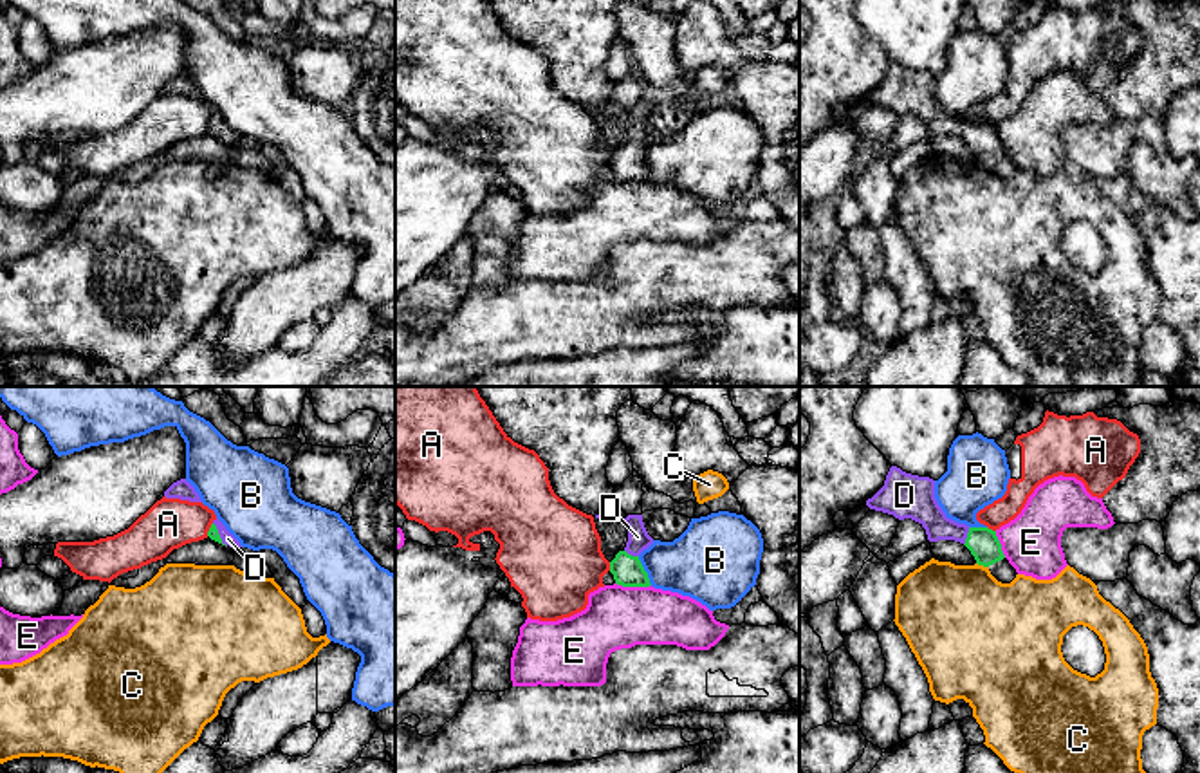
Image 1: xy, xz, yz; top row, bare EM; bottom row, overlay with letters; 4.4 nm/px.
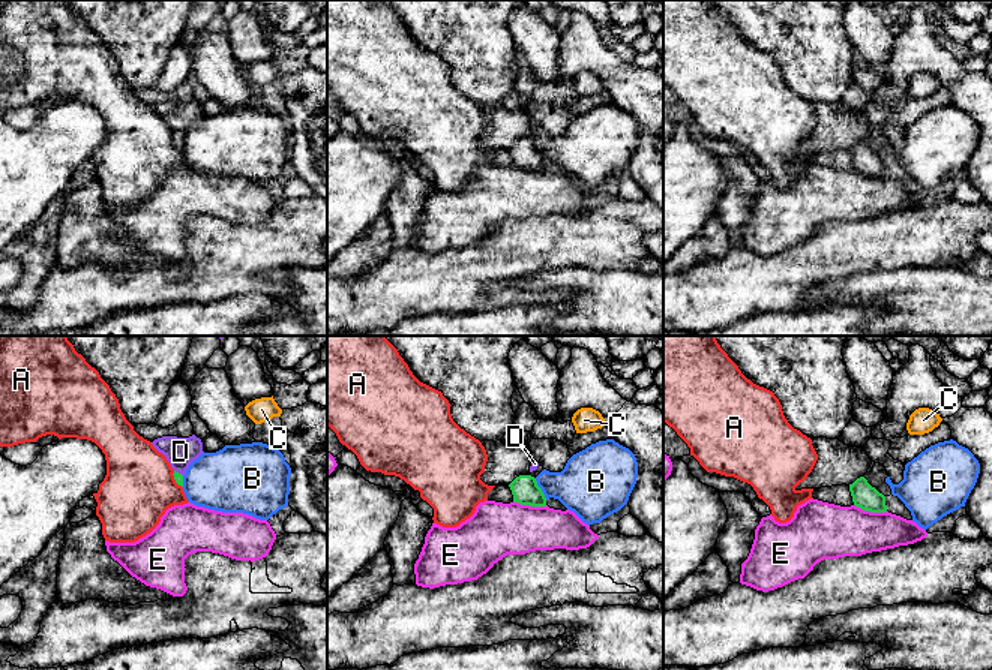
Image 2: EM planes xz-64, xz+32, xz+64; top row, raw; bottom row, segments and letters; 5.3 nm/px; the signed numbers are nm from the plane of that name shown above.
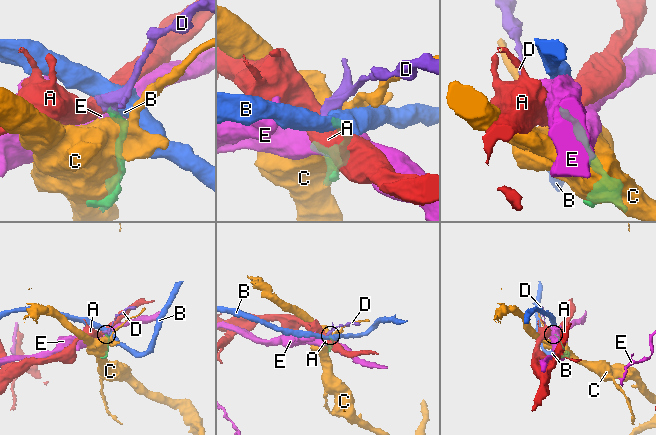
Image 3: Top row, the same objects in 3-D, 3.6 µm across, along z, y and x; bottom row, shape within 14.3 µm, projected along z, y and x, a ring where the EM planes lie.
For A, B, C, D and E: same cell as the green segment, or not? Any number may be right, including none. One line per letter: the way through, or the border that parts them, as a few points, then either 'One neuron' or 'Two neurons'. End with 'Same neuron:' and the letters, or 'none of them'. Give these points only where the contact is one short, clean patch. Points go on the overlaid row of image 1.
A: Boundary: xz (609, 562), (610, 569). Two neurons
B: Boundary: xz (637, 557), (652, 584). Two neurons
C: Two neurons
D: Path across: yz (982, 542), (968, 537), (942, 528), (921, 506). One neuron
E: Boundary: xz (616, 582), (623, 586), (650, 586). Two neurons
Same neuron: D

